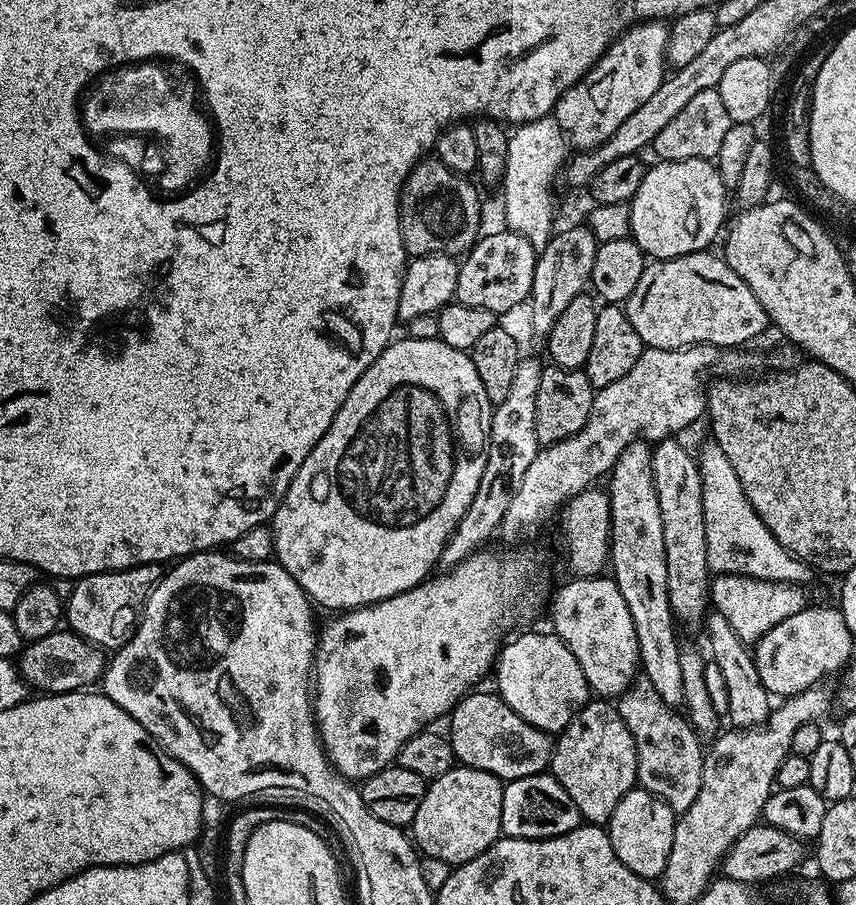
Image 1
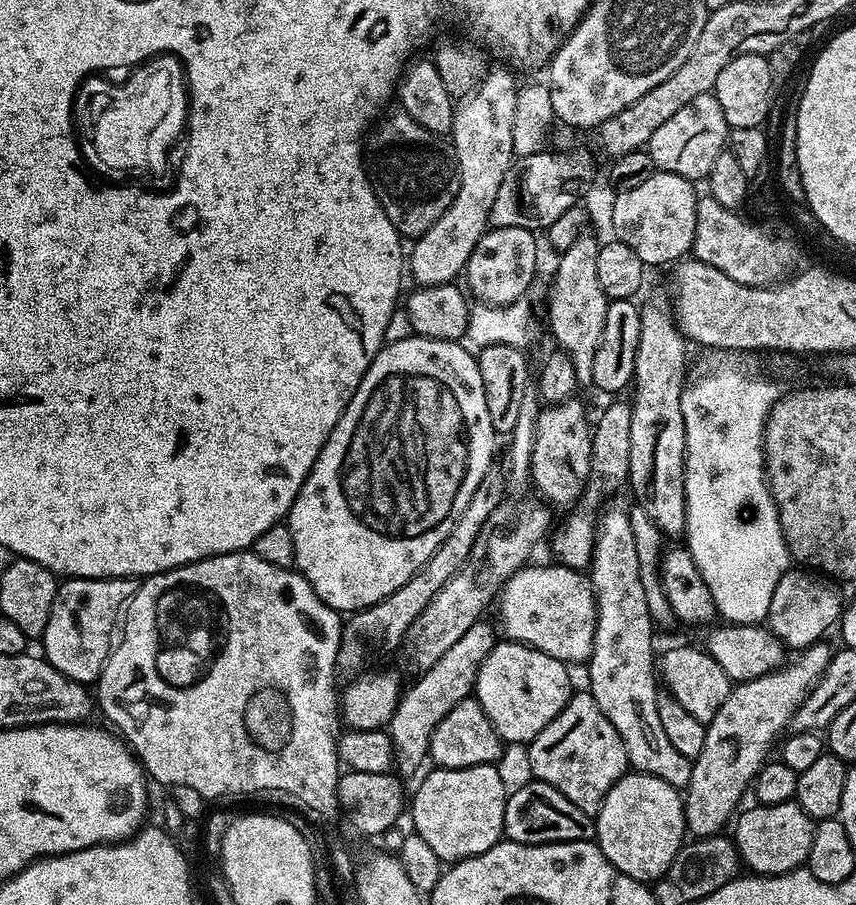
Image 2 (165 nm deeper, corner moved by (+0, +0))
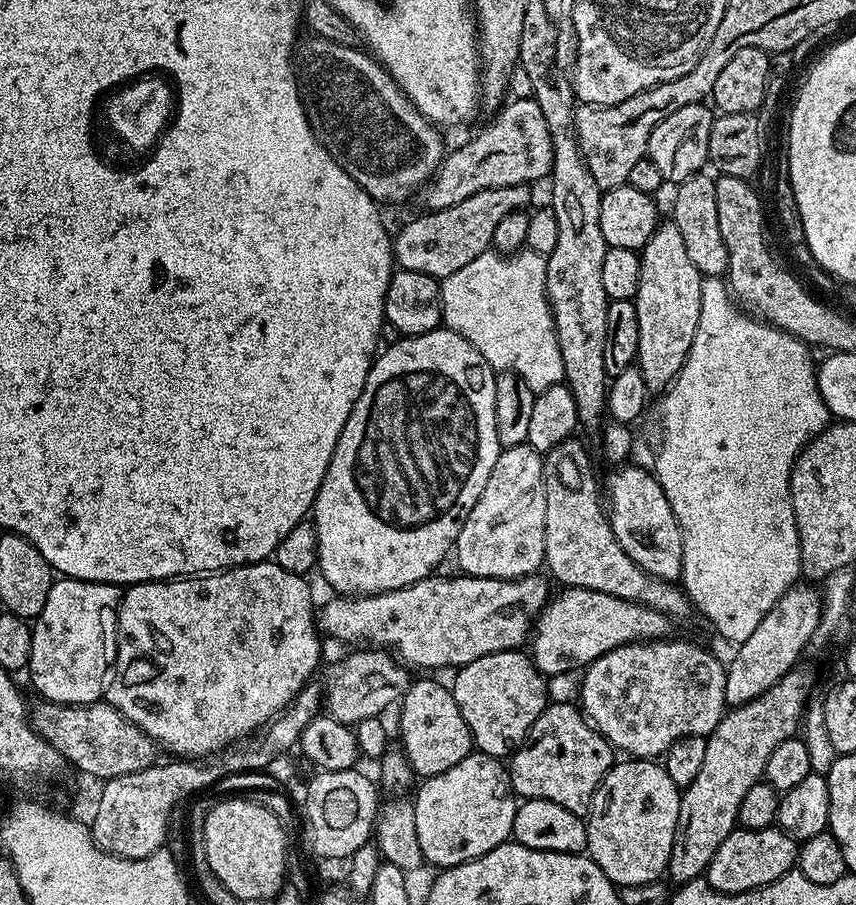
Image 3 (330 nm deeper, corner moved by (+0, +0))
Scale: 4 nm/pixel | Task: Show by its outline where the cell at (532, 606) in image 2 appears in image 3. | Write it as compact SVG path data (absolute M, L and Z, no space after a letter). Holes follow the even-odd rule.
M540 574L517 580L440 575L373 596L337 595L332 598L336 600L319 609L319 627L325 637L365 640L365 645L391 650L413 669L448 668L451 664L469 664L491 652L519 649L523 645L520 643L529 639L538 610L546 607L550 599L549 581Z

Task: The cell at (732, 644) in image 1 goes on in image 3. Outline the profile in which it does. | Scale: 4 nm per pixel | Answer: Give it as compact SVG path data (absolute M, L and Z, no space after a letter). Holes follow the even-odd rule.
M628 462L623 466L611 469L608 476L608 492L606 488L606 515L612 521L612 529L626 554L634 558L634 562L649 576L657 580L679 581L684 575L684 543L678 522L674 518L674 510L670 510L670 502L666 502L666 494L656 481L655 475L644 468L635 468L635 463Z

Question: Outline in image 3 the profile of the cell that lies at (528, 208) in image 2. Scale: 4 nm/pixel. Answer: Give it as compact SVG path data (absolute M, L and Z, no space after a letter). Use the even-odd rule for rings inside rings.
M523 184L502 186L482 190L458 206L443 208L437 212L425 211L424 216L416 216L400 233L395 233L392 254L400 268L445 280L450 274L462 270L469 262L474 262L478 254L492 248L494 226L506 218L506 214L527 209L529 189Z

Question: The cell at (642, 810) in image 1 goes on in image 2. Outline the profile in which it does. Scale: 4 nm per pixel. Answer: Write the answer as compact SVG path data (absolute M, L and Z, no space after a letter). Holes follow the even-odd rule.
M629 771L606 794L596 813L595 841L602 854L622 874L635 880L655 882L674 862L678 850L686 843L684 798L681 789L662 782L645 772Z

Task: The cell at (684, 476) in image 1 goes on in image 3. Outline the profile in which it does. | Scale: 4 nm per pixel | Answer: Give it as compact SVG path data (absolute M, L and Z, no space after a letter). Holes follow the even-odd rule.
M661 223L640 252L642 278L636 291L638 314L638 350L636 364L649 393L660 394L676 379L690 354L698 314L702 306L702 277L698 266L690 262L678 226Z

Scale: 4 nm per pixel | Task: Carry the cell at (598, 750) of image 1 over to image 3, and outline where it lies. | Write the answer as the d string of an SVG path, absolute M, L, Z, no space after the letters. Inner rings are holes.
M552 702L544 709L538 722L534 722L534 726L528 731L526 742L521 744L511 757L512 790L517 797L524 800L558 802L558 806L566 806L566 810L570 810L575 816L584 818L588 815L588 808L592 805L598 786L604 781L605 774L612 769L613 763L612 745L597 728L589 724L588 717L580 711L579 707L575 703L556 704Z

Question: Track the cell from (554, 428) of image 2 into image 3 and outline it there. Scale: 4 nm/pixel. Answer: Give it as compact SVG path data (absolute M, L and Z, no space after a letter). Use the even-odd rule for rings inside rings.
M576 438L563 440L558 442L558 446L554 446L554 450L543 453L546 496L544 564L552 571L551 579L553 581L556 579L557 585L565 588L598 590L614 598L645 604L647 608L666 614L673 622L679 622L686 619L688 615L693 615L692 602L679 583L671 580L657 580L649 576L636 565L634 558L630 558L630 554L626 554L626 550L622 550L612 529L612 521L606 515L601 489L600 492L596 489L596 472L592 469L592 460L578 440Z

